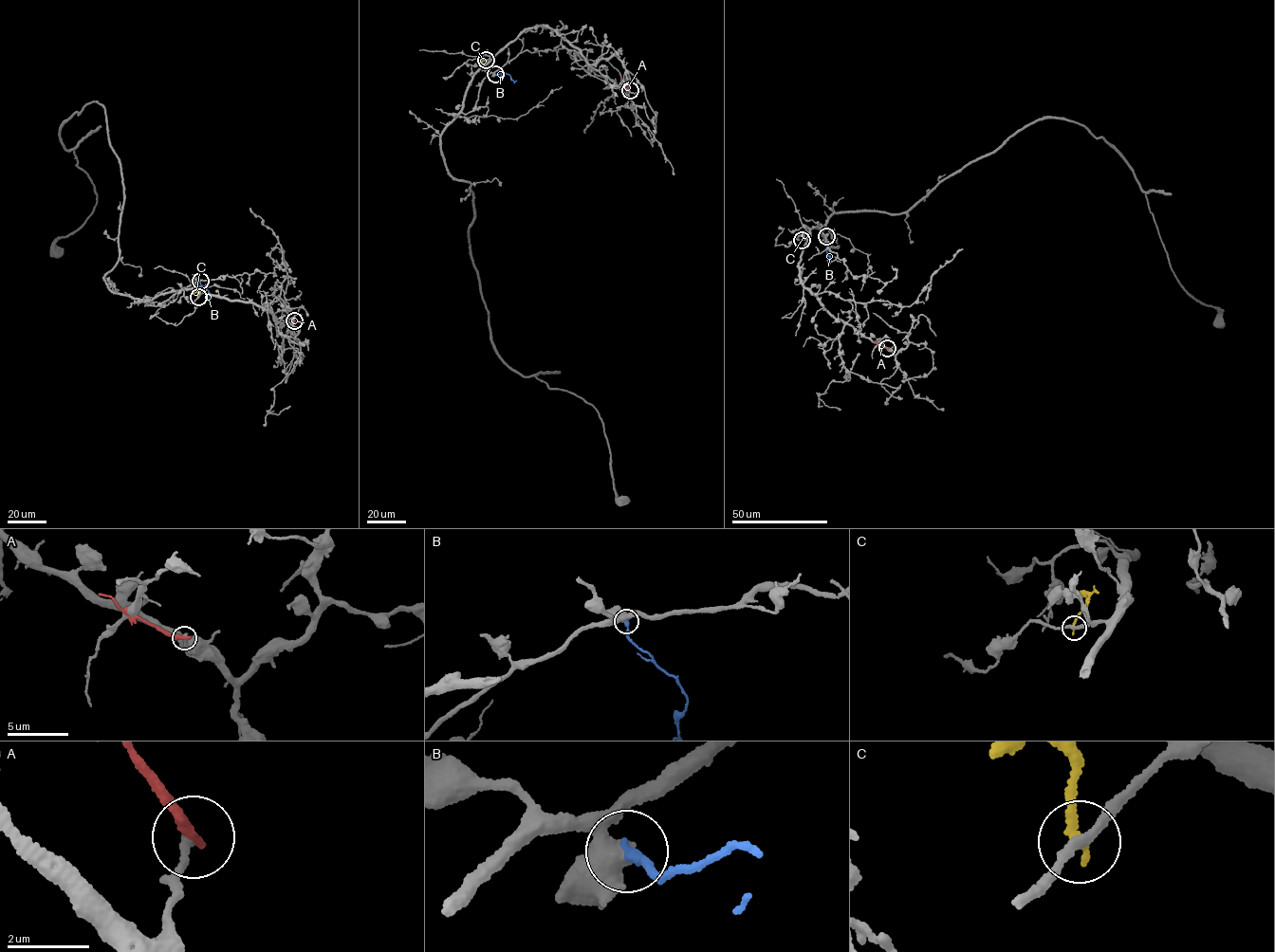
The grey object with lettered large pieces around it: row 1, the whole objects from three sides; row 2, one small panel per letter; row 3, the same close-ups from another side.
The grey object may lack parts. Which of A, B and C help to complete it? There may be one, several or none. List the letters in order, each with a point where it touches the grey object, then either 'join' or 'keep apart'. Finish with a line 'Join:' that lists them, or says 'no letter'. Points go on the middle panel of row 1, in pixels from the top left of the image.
A: meets grey at (630, 90); keep apart
B: meets grey at (495, 74); keep apart
C: meets grey at (486, 60); keep apart
Join: no letter

